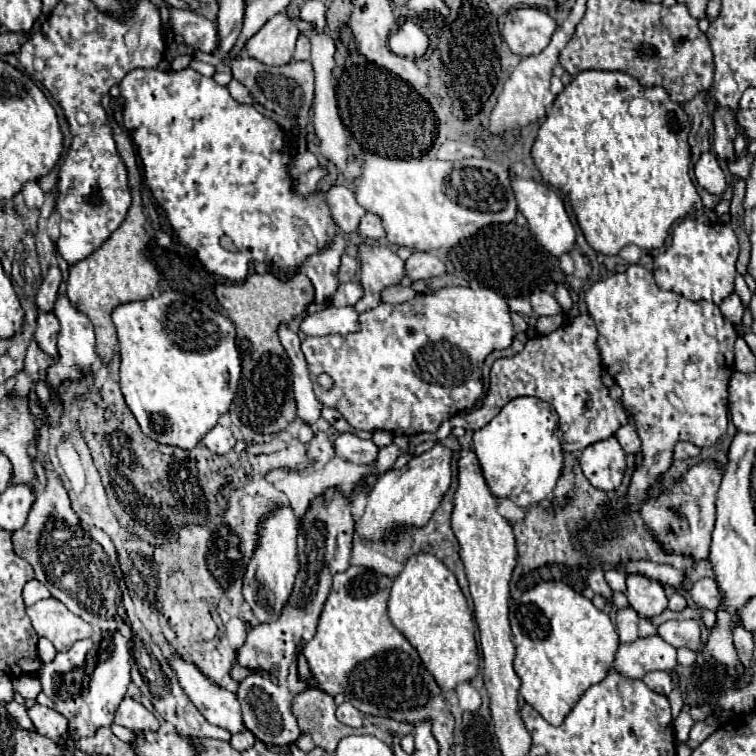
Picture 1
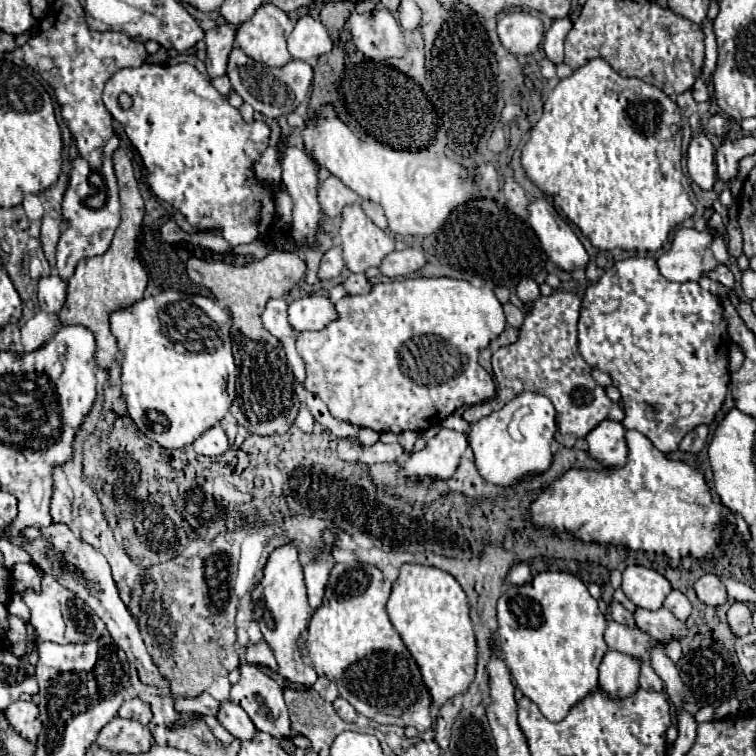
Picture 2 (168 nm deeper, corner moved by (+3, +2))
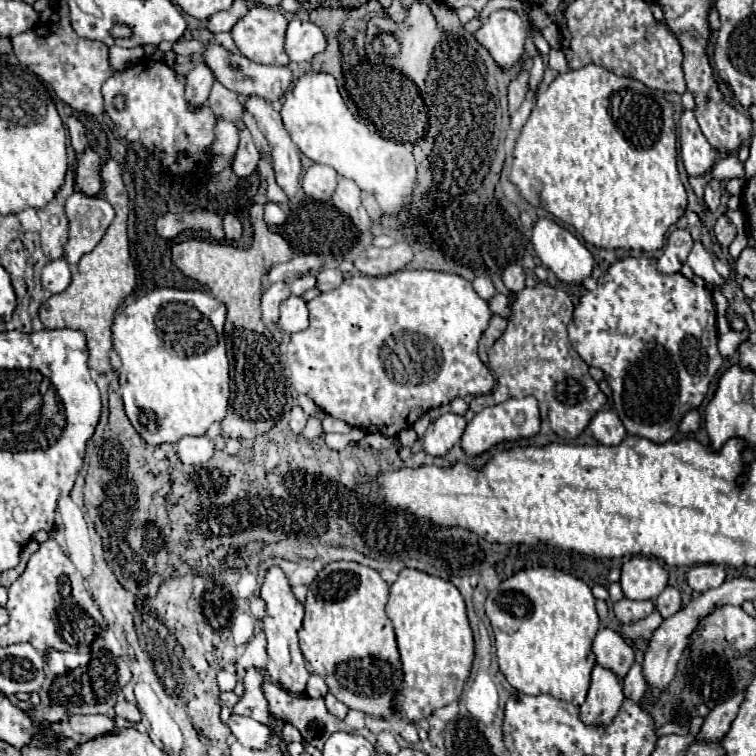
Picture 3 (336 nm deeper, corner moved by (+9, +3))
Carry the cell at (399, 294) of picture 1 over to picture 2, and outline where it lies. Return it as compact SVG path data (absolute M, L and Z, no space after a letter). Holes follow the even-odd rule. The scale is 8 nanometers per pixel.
M352 273L352 275L346 279L344 287L348 289L350 295L362 295L362 293L370 293L372 283L370 283L370 279L368 279L366 275L354 275L354 273Z

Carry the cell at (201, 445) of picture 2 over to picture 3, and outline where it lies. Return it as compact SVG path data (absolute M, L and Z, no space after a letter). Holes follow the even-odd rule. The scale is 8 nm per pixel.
M184 436L176 442L176 454L184 464L204 464L214 454L214 442L208 436Z

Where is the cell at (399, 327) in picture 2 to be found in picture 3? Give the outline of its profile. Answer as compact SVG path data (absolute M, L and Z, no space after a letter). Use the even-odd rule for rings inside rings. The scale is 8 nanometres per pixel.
M398 270L388 276L364 276L364 274L350 276L350 278L344 278L344 282L338 288L334 288L330 292L322 292L316 298L312 298L308 302L308 312L310 312L310 326L302 332L292 334L290 342L286 346L290 380L300 394L306 394L308 398L312 398L326 414L330 414L338 420L344 420L346 424L360 428L362 432L380 432L380 434L392 438L400 430L410 428L430 408L448 404L454 398L488 394L492 390L494 378L492 378L490 370L484 366L484 362L478 358L478 352L476 352L478 340L480 340L482 332L488 328L488 320L490 320L492 312L488 308L488 302L482 300L474 292L472 284L458 274L444 274L444 272L434 272L434 270Z

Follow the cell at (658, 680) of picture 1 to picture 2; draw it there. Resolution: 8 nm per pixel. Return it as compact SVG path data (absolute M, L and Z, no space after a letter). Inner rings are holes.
M648 661L642 663L642 671L640 671L640 687L642 689L654 689L654 691L664 691L664 683L658 677L658 673L652 669L652 665Z

